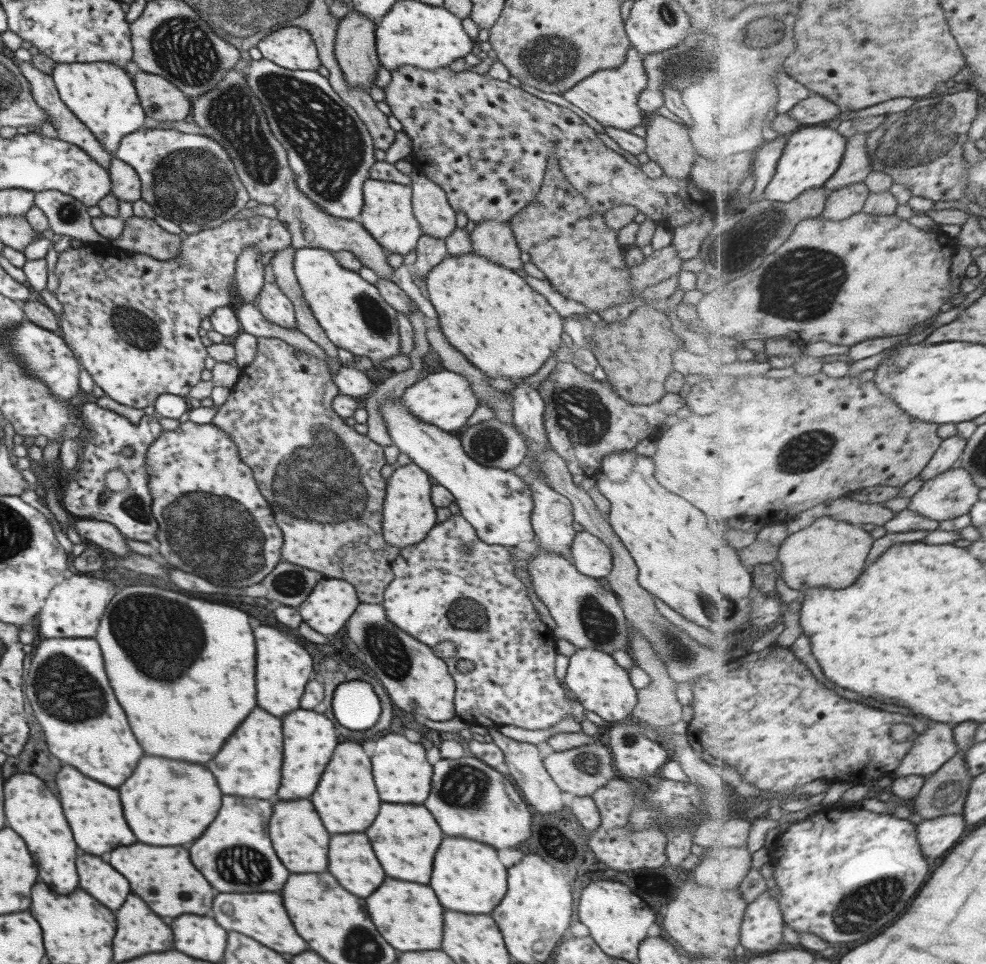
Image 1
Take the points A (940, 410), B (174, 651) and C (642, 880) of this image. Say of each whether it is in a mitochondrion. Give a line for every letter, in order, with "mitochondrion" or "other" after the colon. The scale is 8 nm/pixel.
A: other
B: mitochondrion
C: other

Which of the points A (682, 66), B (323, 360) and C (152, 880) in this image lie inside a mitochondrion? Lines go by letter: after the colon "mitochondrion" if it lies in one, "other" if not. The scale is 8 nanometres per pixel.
A: mitochondrion
B: other
C: other

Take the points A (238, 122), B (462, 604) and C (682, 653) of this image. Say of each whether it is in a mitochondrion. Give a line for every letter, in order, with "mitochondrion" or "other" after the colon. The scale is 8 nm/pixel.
A: mitochondrion
B: mitochondrion
C: mitochondrion

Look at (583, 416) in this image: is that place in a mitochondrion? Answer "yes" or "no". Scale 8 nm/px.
yes

